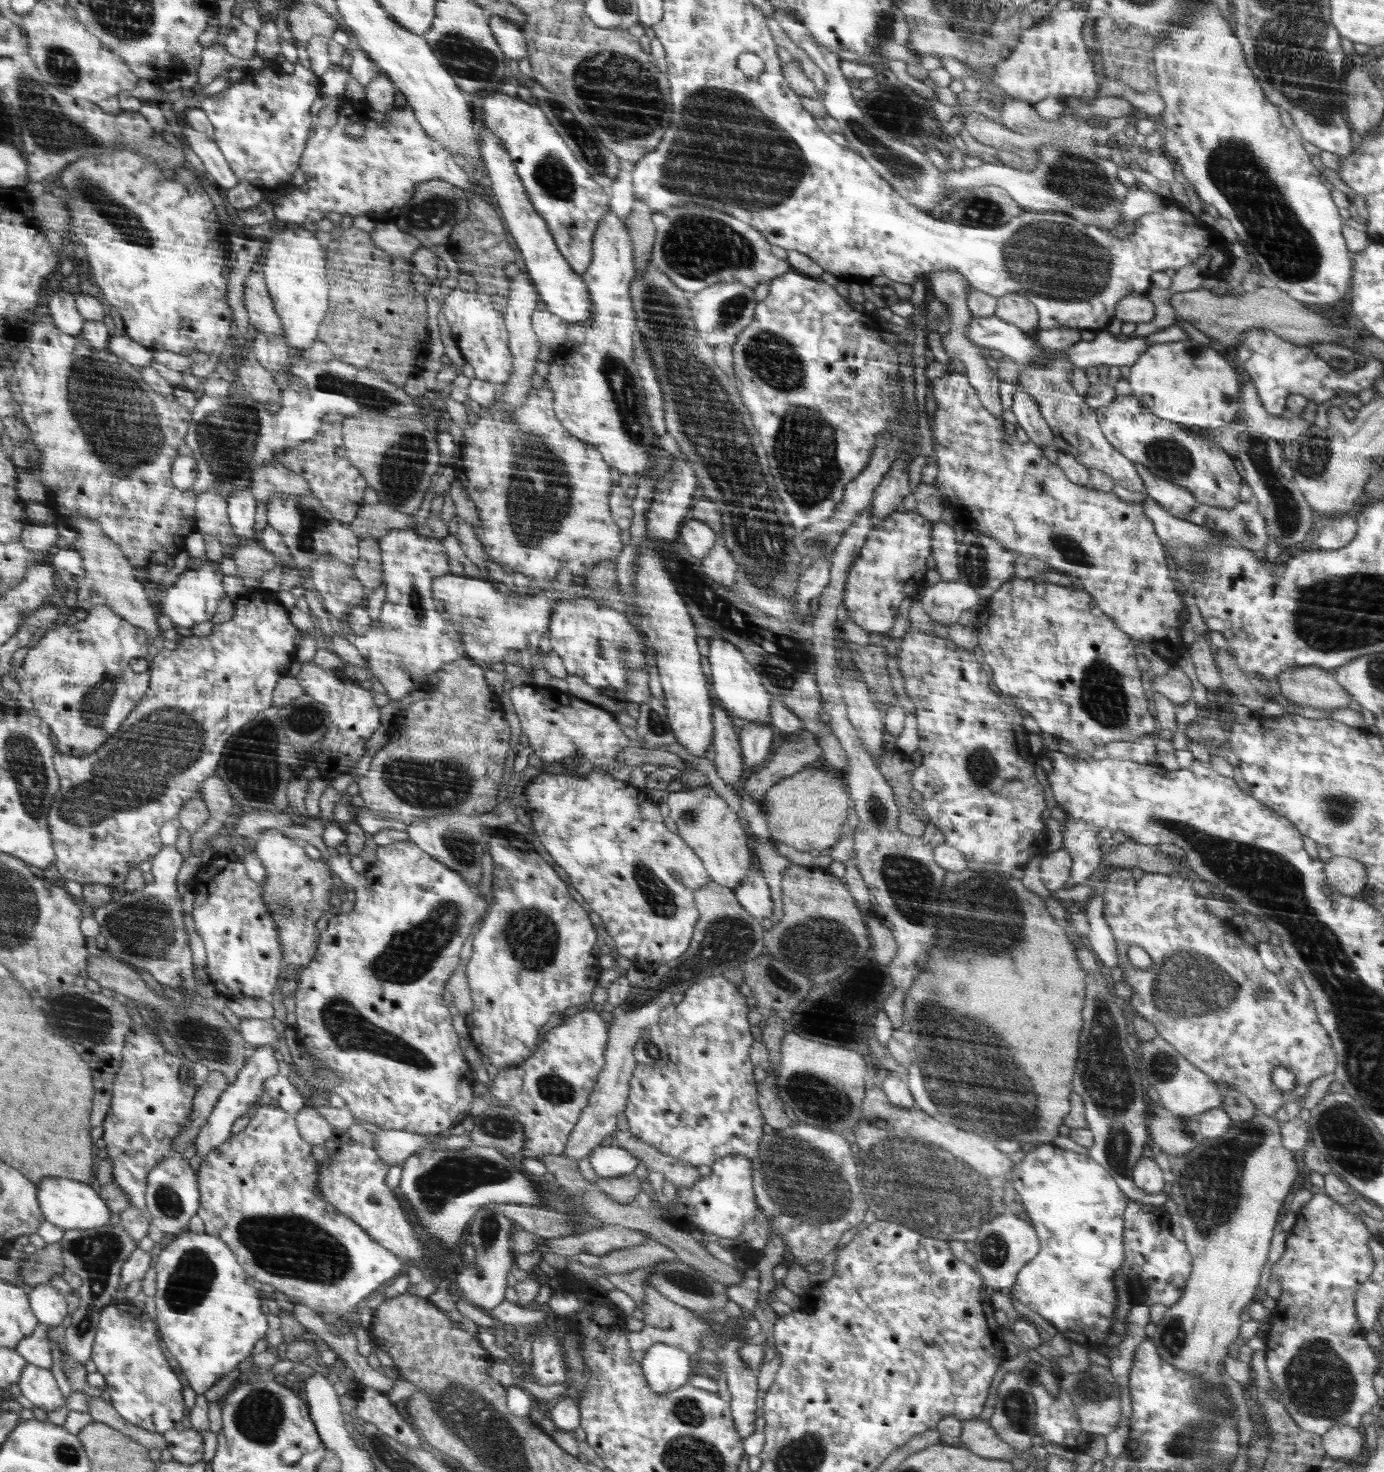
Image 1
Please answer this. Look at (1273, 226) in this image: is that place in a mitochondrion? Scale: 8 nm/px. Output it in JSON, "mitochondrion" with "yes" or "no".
{"mitochondrion":"yes"}

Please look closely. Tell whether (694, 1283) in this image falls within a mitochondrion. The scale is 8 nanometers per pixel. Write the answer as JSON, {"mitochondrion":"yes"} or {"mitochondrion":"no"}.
{"mitochondrion":"yes"}

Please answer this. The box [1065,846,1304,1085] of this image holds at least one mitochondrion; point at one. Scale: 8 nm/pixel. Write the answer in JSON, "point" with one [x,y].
{"point":[1187,985]}

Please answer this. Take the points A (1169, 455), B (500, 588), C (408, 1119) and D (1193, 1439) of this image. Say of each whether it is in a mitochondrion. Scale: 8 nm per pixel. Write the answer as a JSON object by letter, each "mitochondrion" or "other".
{"A":"mitochondrion","B":"other","C":"other","D":"mitochondrion"}

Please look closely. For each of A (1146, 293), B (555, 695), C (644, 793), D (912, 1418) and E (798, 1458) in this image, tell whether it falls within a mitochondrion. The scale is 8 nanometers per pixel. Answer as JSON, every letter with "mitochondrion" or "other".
{"A":"other","B":"other","C":"other","D":"other","E":"mitochondrion"}

